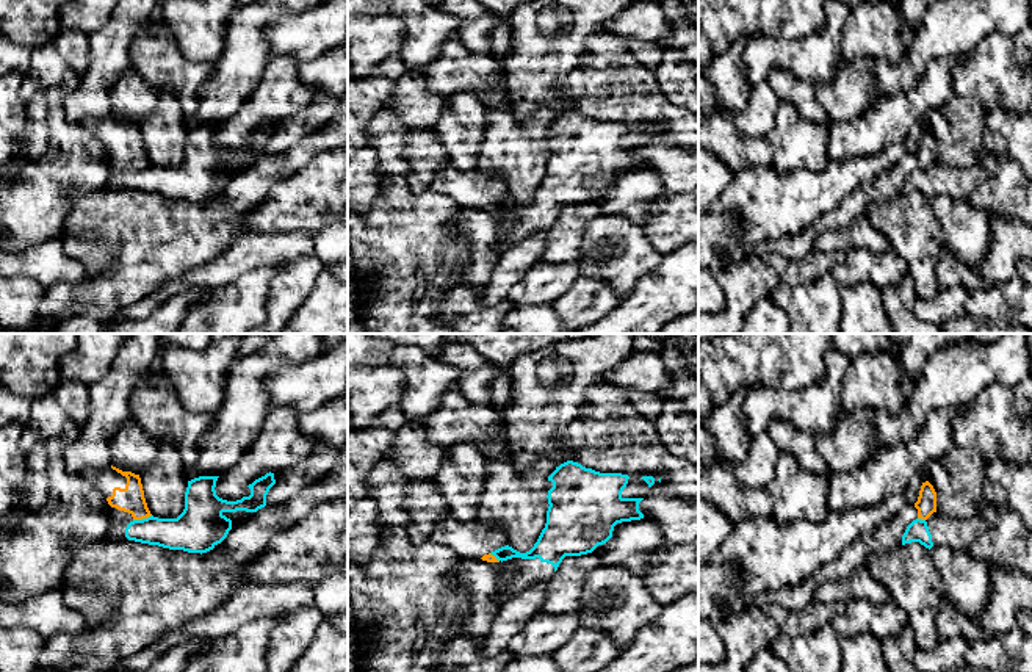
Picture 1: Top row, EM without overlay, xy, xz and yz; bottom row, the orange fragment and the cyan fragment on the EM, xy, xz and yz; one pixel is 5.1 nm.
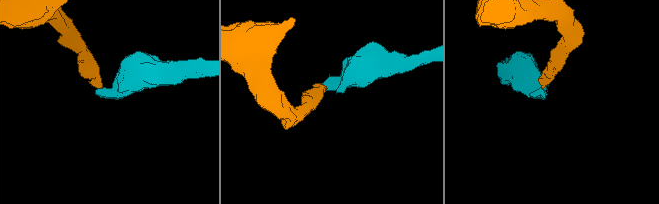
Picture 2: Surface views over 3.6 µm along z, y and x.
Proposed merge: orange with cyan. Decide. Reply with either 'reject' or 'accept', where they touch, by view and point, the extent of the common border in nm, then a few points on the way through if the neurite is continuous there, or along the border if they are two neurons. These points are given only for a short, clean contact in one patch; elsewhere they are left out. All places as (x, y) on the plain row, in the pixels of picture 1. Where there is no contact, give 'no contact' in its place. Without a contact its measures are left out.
reject; meets orange in xy at (141, 168); contact 100 nm long; border along xy (151, 163), (133, 169)

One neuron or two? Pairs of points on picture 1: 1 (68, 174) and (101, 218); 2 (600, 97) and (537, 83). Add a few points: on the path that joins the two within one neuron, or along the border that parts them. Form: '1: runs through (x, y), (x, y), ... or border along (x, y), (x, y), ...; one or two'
1: border along (102, 188), (80, 196), (63, 226); two
2: border along (555, 80), (553, 86), (570, 102), (570, 108); two

